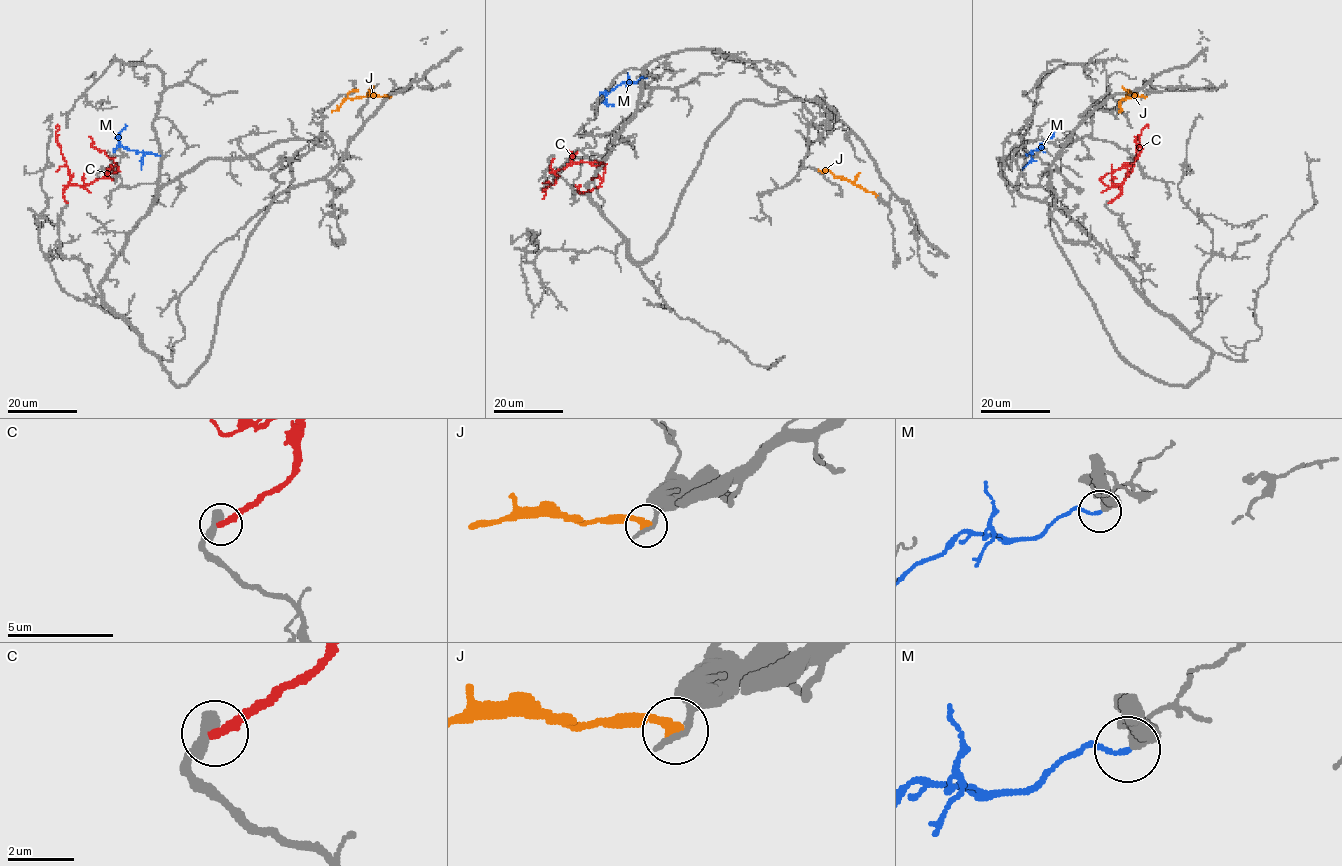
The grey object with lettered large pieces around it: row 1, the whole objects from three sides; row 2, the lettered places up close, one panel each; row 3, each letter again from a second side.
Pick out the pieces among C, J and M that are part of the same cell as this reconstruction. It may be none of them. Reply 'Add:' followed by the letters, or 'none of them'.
Add: C

